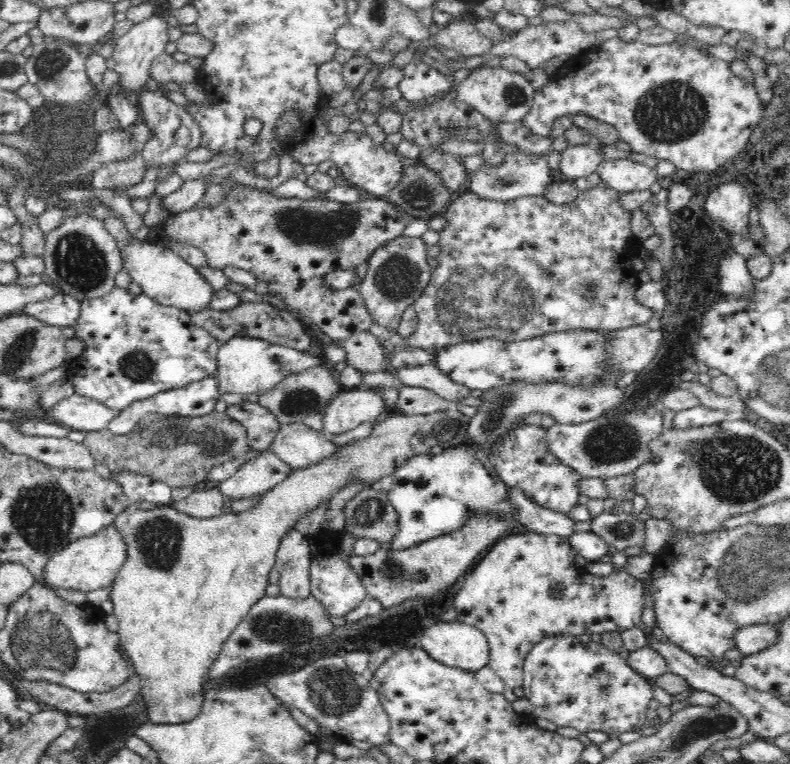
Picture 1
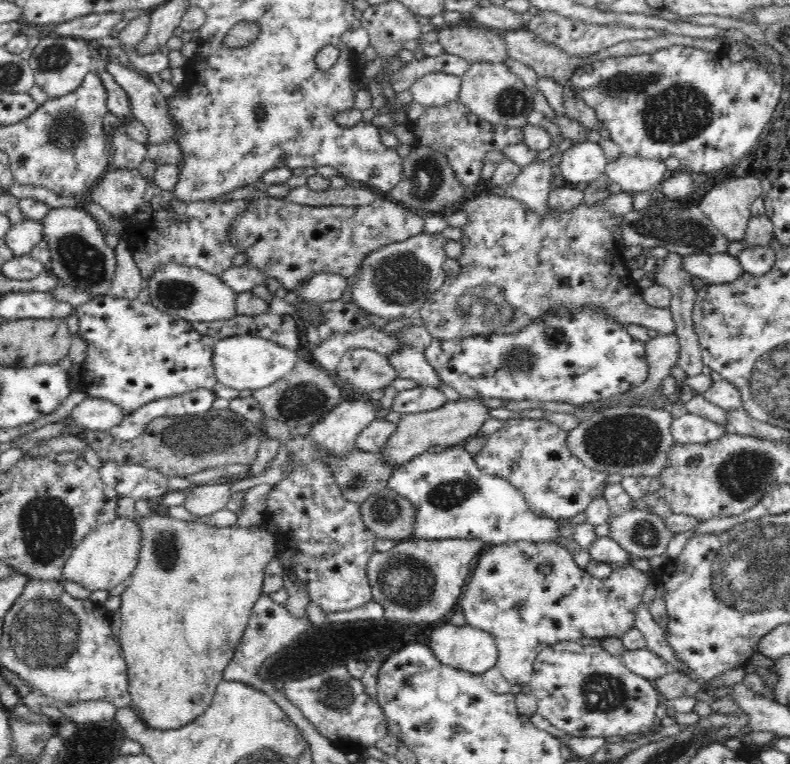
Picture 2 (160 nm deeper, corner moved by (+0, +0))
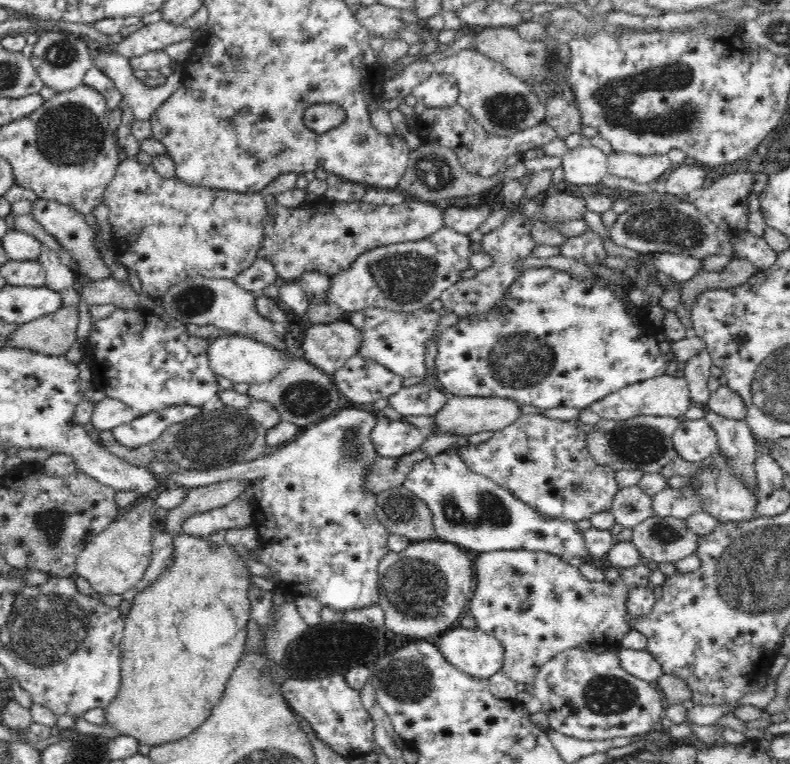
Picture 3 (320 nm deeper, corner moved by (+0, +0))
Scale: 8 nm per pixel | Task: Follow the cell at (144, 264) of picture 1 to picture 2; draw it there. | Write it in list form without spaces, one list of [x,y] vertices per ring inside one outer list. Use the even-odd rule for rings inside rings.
[[[170,263],[164,265],[145,285],[150,289],[151,303],[156,308],[191,323],[233,320],[238,315],[236,301],[239,293],[227,286],[221,275],[204,272],[200,268]]]

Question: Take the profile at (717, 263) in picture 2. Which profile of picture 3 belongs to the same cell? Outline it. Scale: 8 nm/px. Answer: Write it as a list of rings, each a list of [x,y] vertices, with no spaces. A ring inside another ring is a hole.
[[[654,252],[650,265],[655,266],[658,271],[672,276],[675,282],[686,282],[700,272],[702,261],[684,254]]]

